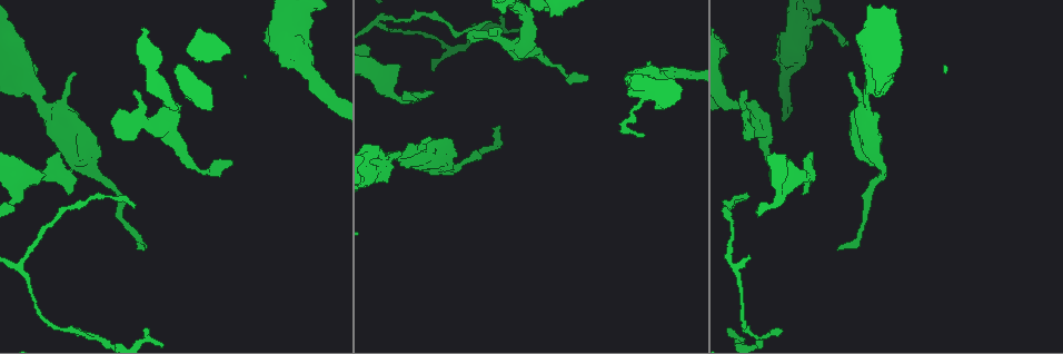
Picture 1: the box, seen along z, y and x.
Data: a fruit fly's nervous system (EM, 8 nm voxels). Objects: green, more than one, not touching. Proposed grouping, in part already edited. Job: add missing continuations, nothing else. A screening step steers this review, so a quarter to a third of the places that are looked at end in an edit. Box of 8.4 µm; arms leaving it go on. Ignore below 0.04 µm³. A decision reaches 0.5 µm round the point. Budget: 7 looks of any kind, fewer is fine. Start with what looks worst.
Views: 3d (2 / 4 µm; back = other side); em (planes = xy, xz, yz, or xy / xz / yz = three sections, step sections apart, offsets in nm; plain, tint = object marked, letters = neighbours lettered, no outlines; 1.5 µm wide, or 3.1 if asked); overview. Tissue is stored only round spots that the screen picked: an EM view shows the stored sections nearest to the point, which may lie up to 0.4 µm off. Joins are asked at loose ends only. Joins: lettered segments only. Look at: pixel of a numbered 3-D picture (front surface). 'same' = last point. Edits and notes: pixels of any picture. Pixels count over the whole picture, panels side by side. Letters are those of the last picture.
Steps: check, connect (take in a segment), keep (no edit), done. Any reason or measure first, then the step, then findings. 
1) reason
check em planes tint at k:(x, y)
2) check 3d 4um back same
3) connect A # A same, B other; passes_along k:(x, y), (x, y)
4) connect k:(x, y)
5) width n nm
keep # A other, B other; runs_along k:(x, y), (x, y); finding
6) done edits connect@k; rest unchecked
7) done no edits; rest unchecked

free end
check em planes letters at 1:(133, 207)

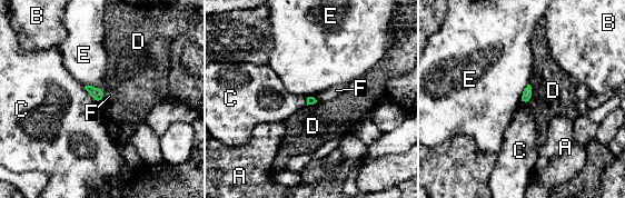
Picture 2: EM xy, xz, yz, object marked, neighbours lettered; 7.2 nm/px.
keep # A other, B other, C other, D other, E other, F other; border 2:(529, 83), (531, 98), (528, 101); no lettered segment goes on from it

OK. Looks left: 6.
an open end
check em planes tint at 1:(233, 160)

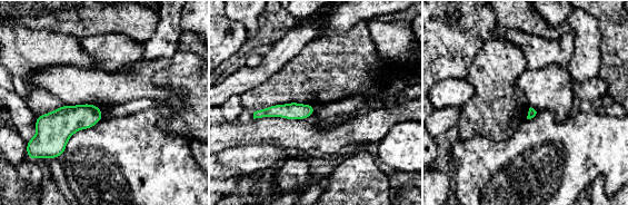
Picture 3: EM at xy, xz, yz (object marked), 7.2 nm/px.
see the neighbours
check em planes letters same

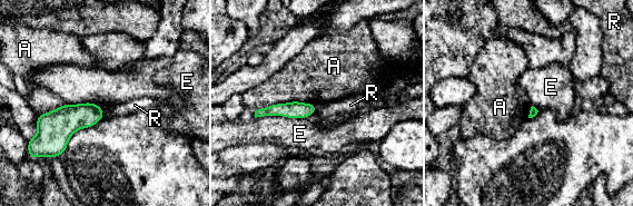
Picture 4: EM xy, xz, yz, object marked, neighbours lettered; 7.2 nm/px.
longest_contact E 460 nm
keep # A other, E other, R other; no lettered segment goes on from it

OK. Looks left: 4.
tapers out
check 3d 2um at 1:(847, 45)

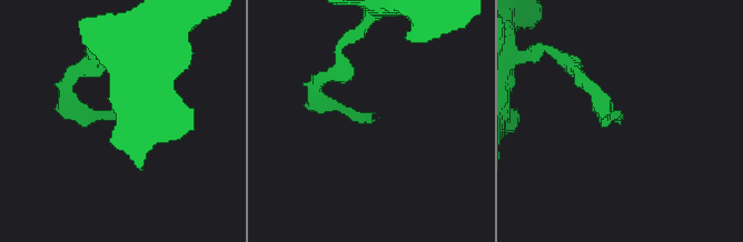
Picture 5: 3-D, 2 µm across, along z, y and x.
shape alone is not enough
check em xy step 4 tint at 5:(623, 117)

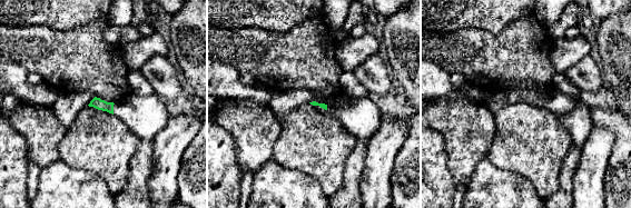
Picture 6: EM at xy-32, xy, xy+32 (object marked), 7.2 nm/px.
cut it another way
check em planes letters same

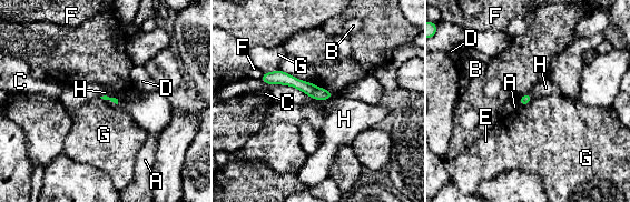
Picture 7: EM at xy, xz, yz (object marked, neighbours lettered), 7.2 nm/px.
keep # A other, B other, C other, D other, E other, F other, G other, H other; border 7:(279, 69), (273, 72), (264, 72); none of them fits

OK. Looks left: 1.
done no edits; rest unchecked

